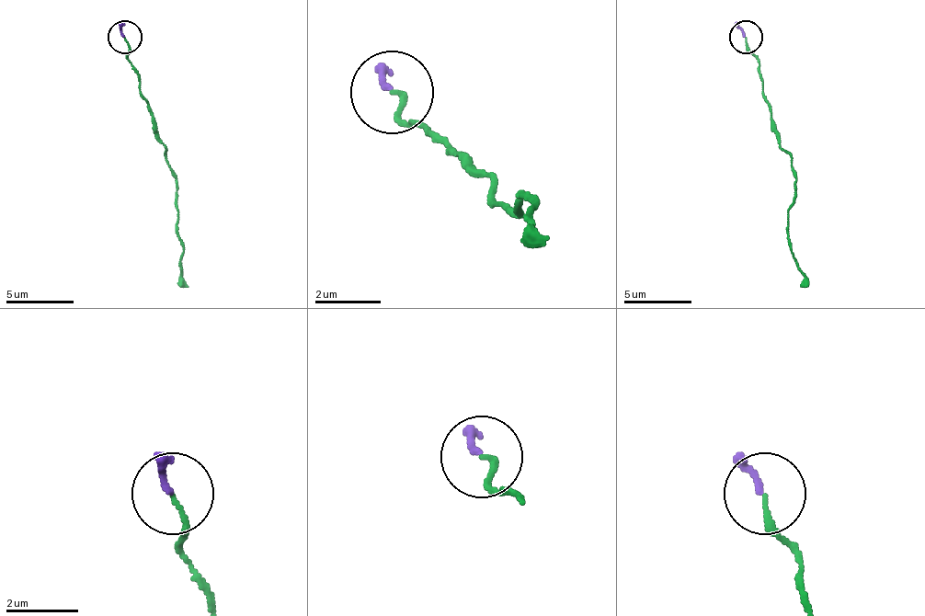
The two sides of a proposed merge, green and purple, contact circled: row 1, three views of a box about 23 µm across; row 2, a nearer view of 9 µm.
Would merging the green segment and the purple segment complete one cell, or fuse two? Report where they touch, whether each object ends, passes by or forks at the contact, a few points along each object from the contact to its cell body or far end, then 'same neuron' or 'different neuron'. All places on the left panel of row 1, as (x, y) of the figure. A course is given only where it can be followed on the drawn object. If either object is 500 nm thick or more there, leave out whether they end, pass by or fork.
(124, 37) | green ends | purple ends | green via (123, 38), (154, 132), (167, 155), (174, 179), (177, 240), (188, 287) | purple via (123, 38), (117, 21) | same neuron

